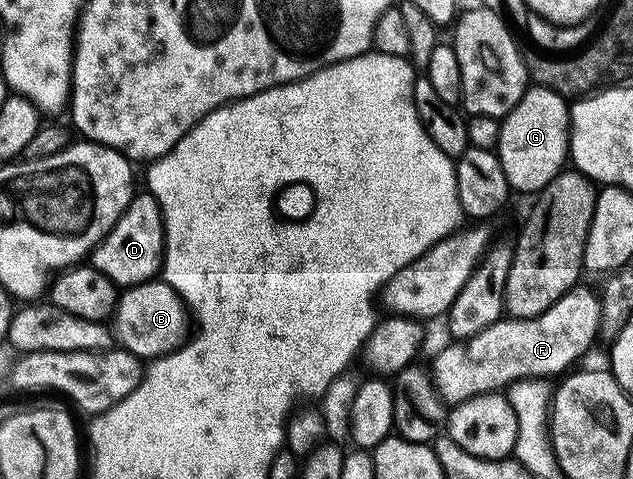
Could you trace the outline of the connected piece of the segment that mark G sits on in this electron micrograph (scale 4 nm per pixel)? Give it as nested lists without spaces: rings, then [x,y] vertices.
[[[528,86],[521,101],[513,105],[511,114],[504,115],[499,124],[497,154],[512,192],[542,191],[564,170],[569,159],[568,100],[548,87]]]

